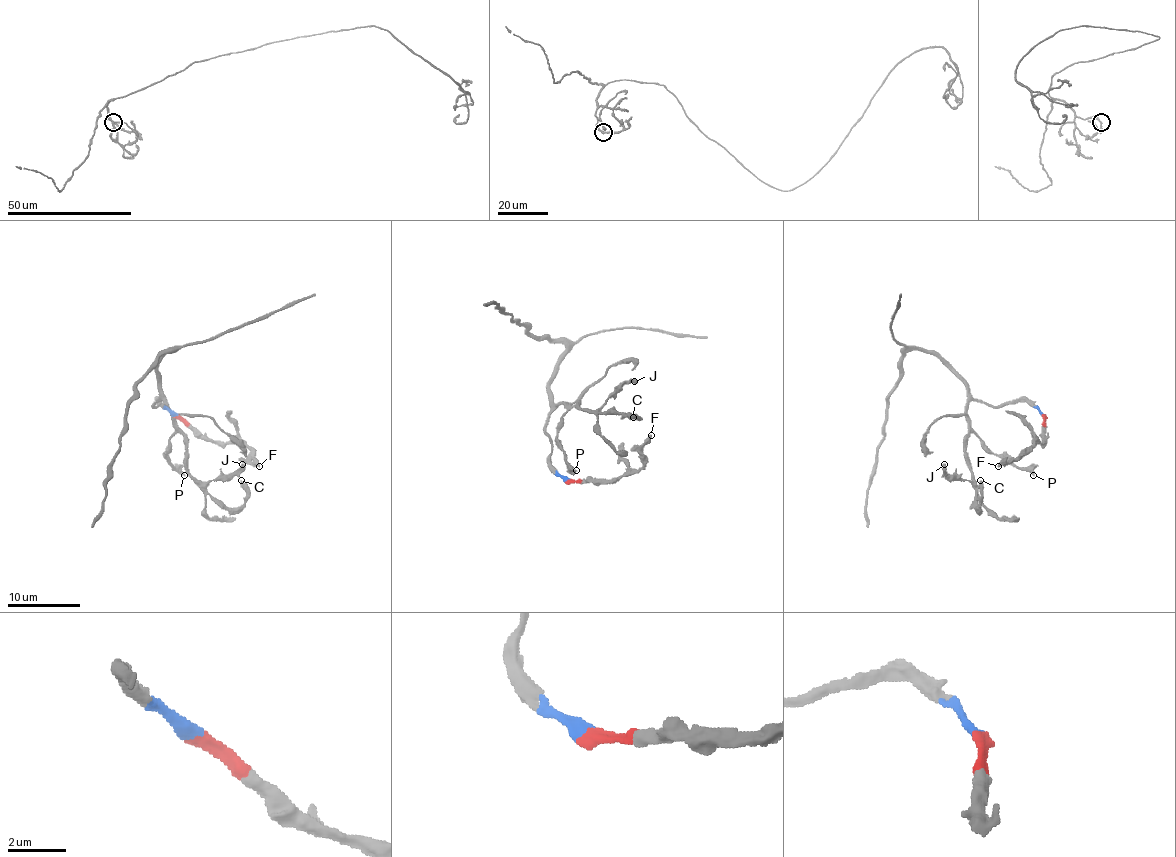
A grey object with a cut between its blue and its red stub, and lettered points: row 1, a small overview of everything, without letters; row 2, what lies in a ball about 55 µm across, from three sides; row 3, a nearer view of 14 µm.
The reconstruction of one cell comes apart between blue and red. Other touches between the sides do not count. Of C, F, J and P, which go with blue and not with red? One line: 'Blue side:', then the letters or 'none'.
Blue side: C, J, P

